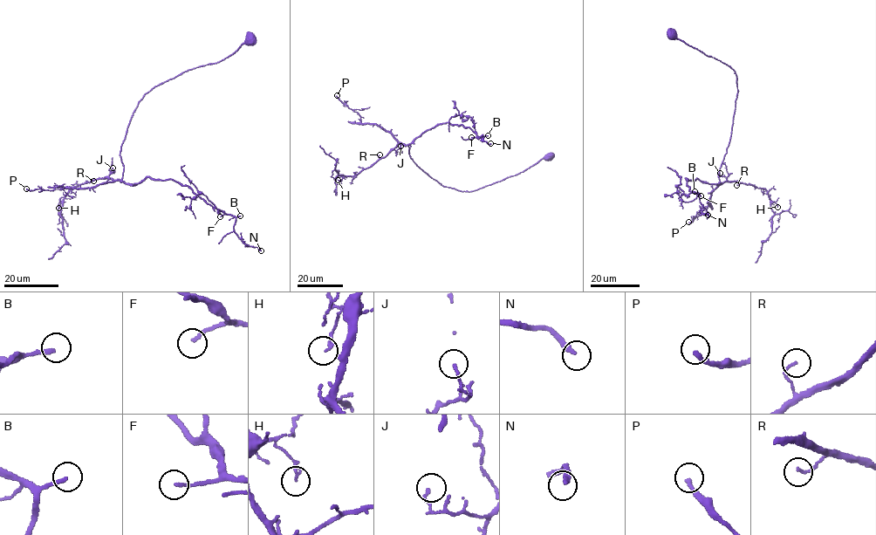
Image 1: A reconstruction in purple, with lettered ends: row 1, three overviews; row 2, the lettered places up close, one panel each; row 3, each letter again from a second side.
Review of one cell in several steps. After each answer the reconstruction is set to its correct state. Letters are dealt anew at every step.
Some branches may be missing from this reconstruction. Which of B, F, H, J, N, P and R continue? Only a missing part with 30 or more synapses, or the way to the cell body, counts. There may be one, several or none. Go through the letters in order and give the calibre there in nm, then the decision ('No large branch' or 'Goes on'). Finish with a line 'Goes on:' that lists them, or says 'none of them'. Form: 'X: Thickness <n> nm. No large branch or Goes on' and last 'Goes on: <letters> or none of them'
B: Thickness 190 nm. Goes on
F: Thickness 160 nm. Goes on
H: Thickness 110 nm. No large branch
J: Thickness 140 nm. No large branch
N: Thickness 220 nm. Goes on
P: Thickness 190 nm. No large branch
R: Thickness 110 nm. No large branch
Goes on: B, F, N

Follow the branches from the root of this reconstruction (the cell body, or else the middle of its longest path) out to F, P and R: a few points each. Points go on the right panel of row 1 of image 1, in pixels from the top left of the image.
F: (672, 33), (728, 65), (737, 77), (720, 183), (685, 177), (688, 189), (701, 195)
P: (672, 33), (735, 71), (738, 91), (720, 182), (708, 200), (710, 205), (701, 207), (688, 222)
R: (672, 33), (735, 72), (738, 91), (730, 138), (718, 177), (720, 183), (740, 182), (736, 185)

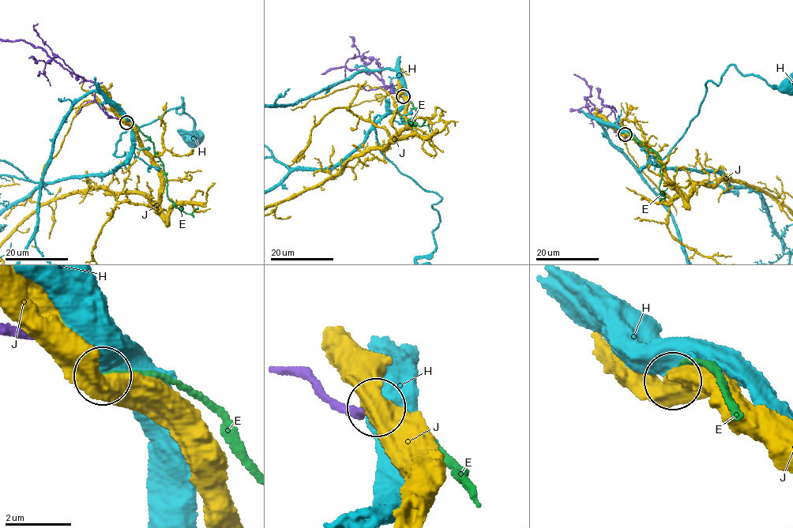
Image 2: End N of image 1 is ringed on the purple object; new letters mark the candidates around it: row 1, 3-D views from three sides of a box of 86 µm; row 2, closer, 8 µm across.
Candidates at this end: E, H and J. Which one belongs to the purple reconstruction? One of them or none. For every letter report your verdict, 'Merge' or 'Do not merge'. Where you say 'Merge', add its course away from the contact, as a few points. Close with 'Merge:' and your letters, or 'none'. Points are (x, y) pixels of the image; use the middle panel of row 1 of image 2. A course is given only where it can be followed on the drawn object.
E: Merge
H: Do not merge
J: Do not merge
Merge: E

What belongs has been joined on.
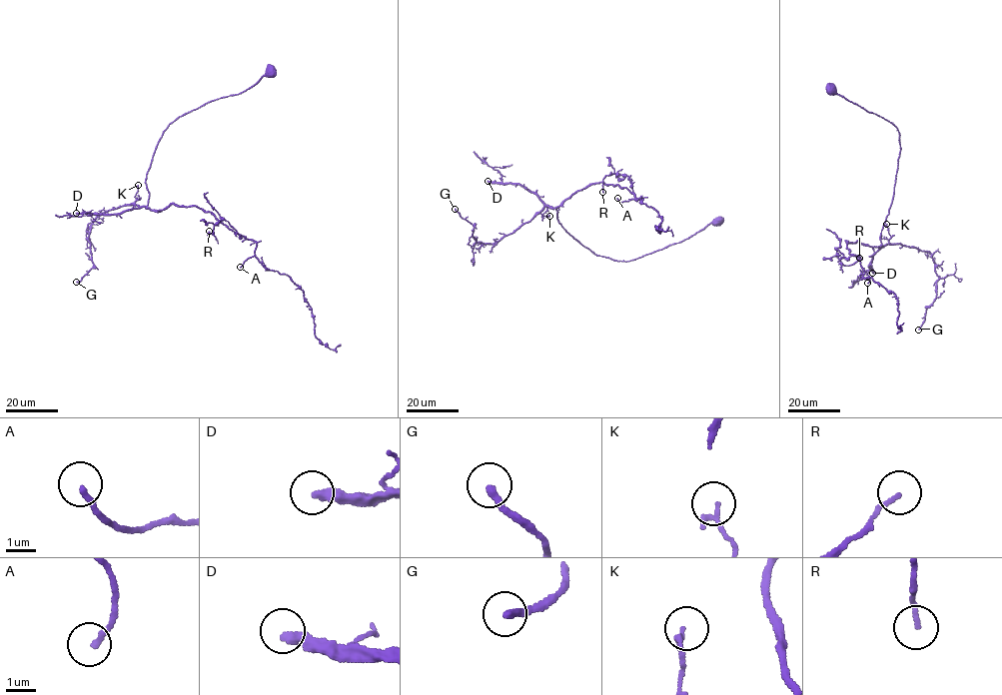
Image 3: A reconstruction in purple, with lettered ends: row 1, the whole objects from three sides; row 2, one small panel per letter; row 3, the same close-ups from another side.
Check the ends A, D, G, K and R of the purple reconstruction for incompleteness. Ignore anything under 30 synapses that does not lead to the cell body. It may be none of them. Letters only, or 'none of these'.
D, G

